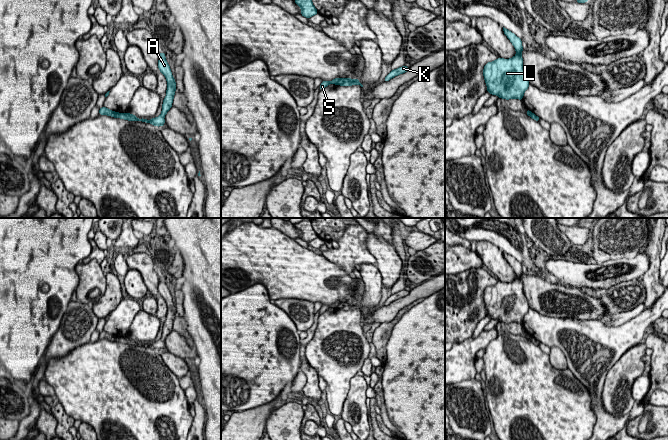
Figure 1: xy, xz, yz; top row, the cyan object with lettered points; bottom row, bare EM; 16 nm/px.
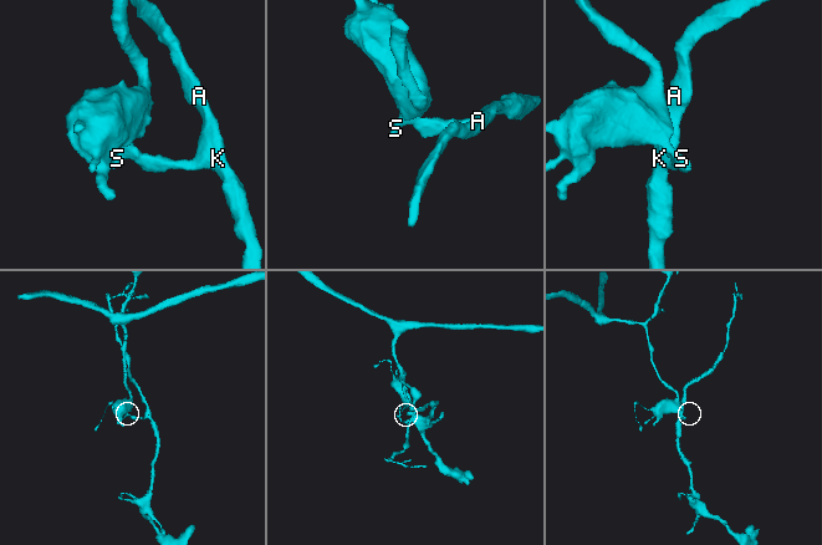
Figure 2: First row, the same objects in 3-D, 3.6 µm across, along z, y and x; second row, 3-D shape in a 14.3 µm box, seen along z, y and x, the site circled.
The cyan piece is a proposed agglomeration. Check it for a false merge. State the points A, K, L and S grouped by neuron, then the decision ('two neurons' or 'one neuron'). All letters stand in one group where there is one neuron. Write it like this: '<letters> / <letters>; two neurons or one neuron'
A K / L S; two neurons

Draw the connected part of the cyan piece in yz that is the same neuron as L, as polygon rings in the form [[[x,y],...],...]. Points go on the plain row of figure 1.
[[[503,251],[504,258],[513,268],[516,279],[510,283],[498,282],[485,288],[483,299],[487,316],[506,324],[523,324],[524,316],[529,311],[529,304],[524,295],[522,265],[514,257]]]

